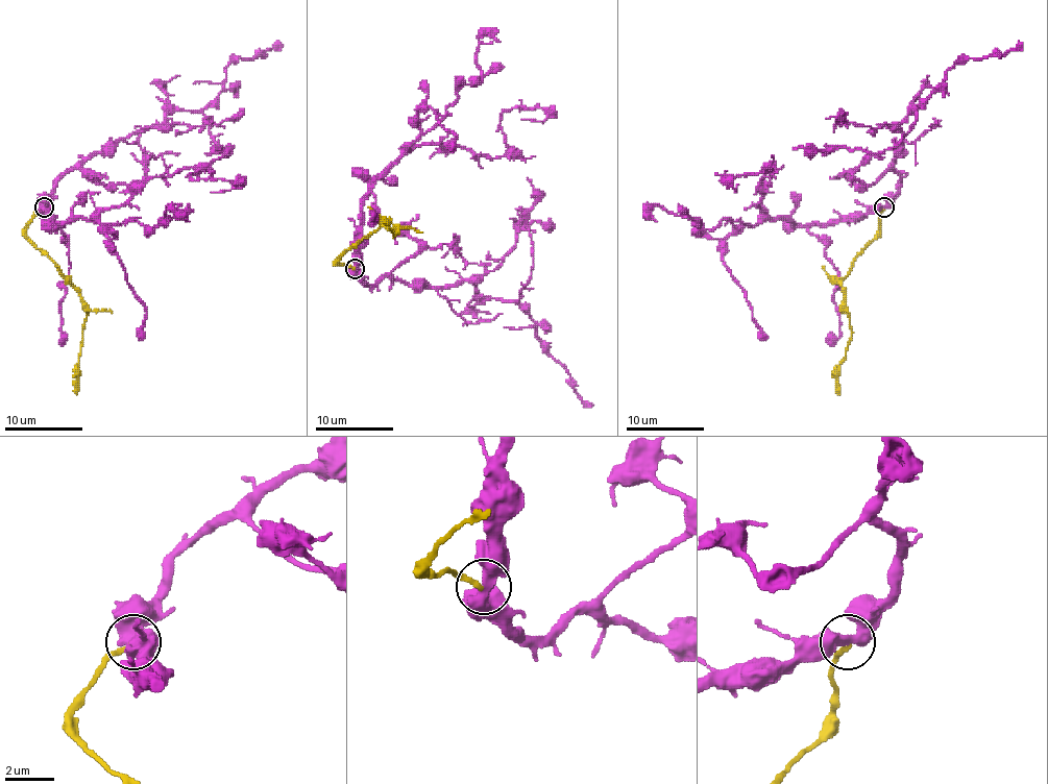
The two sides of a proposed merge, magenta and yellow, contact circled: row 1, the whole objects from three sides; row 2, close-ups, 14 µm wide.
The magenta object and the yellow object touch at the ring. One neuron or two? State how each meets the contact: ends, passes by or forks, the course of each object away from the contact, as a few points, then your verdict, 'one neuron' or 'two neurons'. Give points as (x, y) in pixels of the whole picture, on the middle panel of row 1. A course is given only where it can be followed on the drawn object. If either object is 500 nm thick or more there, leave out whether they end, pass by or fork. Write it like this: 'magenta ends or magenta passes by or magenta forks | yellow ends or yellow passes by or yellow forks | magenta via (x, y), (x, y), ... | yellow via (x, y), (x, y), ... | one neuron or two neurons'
magenta passes by | yellow ends | magenta via (355, 269), (362, 197), (400, 158), (422, 145), (502, 156), (504, 112), (541, 107), (546, 116), (521, 119) | yellow via (355, 269), (337, 260), (380, 226), (393, 228), (397, 231), (393, 236), (387, 224) | two neurons

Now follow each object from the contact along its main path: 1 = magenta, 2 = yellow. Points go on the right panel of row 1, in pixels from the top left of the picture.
1: (884, 207), (826, 223), (774, 219), (760, 205), (761, 178), (772, 176), (772, 167), (723, 178), (734, 192)
2: (884, 207), (878, 214), (875, 237), (842, 279), (844, 309), (847, 313), (851, 340), (839, 365), (839, 394)

